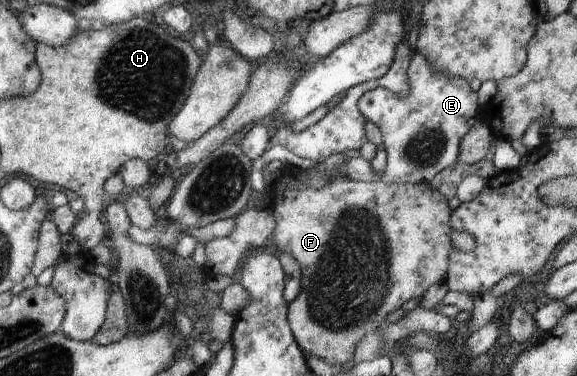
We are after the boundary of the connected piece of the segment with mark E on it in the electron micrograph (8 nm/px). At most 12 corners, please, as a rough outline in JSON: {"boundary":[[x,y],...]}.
{"boundary":[[415,53],[408,94],[378,87],[359,111],[381,130],[376,172],[350,180],[430,184],[479,122],[476,85]]}

